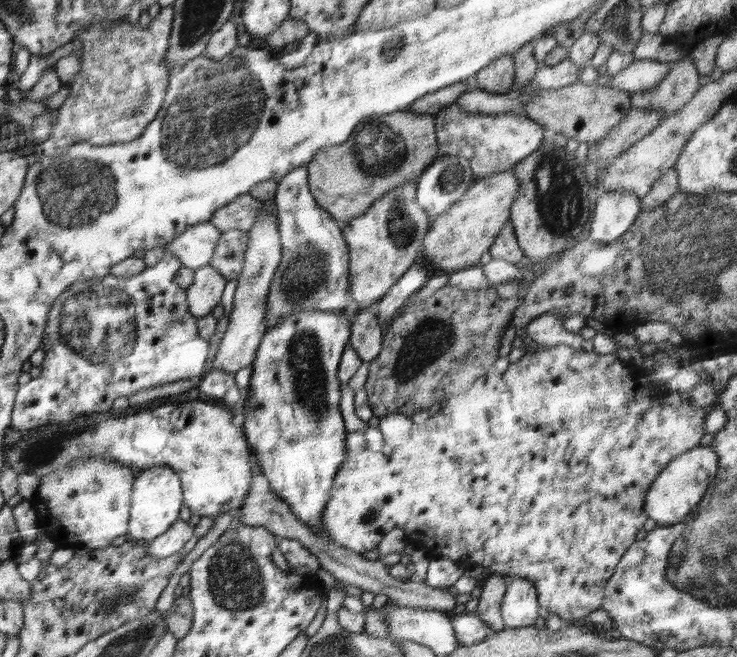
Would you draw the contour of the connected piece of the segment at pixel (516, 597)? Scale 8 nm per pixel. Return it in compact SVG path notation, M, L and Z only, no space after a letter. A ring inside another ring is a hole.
M514 577L501 604L501 616L508 628L533 626L540 615L536 587L530 580Z

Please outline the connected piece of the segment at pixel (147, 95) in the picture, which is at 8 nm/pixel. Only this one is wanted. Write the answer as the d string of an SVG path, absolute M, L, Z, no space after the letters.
M170 5L160 8L145 29L140 22L131 24L128 20L118 24L88 24L84 32L77 33L74 40L82 42L76 54L80 71L72 83L64 85L70 92L58 108L56 127L36 150L46 156L58 156L80 142L106 146L140 137L161 109L170 76L174 74L164 62L173 20L174 8Z

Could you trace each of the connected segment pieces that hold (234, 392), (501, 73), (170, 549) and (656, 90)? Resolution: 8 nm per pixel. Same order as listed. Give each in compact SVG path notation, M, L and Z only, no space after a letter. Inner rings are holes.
M211 370L199 381L200 393L216 400L222 400L230 408L239 401L239 388L234 382L234 373Z
M506 55L492 60L486 68L475 74L472 82L476 88L489 93L506 93L515 83L513 56Z
M179 519L164 534L145 542L147 546L146 555L160 560L160 558L163 559L180 552L180 550L183 550L184 544L192 538L194 527L194 524L191 524L190 521Z
M688 55L674 62L668 76L650 90L629 92L633 108L658 110L662 116L673 115L682 106L686 106L698 90L700 75Z

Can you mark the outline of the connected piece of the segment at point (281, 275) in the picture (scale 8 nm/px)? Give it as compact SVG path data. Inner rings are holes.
M306 166L288 172L277 184L275 197L281 261L270 281L266 330L280 324L286 316L304 310L336 312L352 317L357 306L350 296L348 245L338 222L321 209L309 189Z

